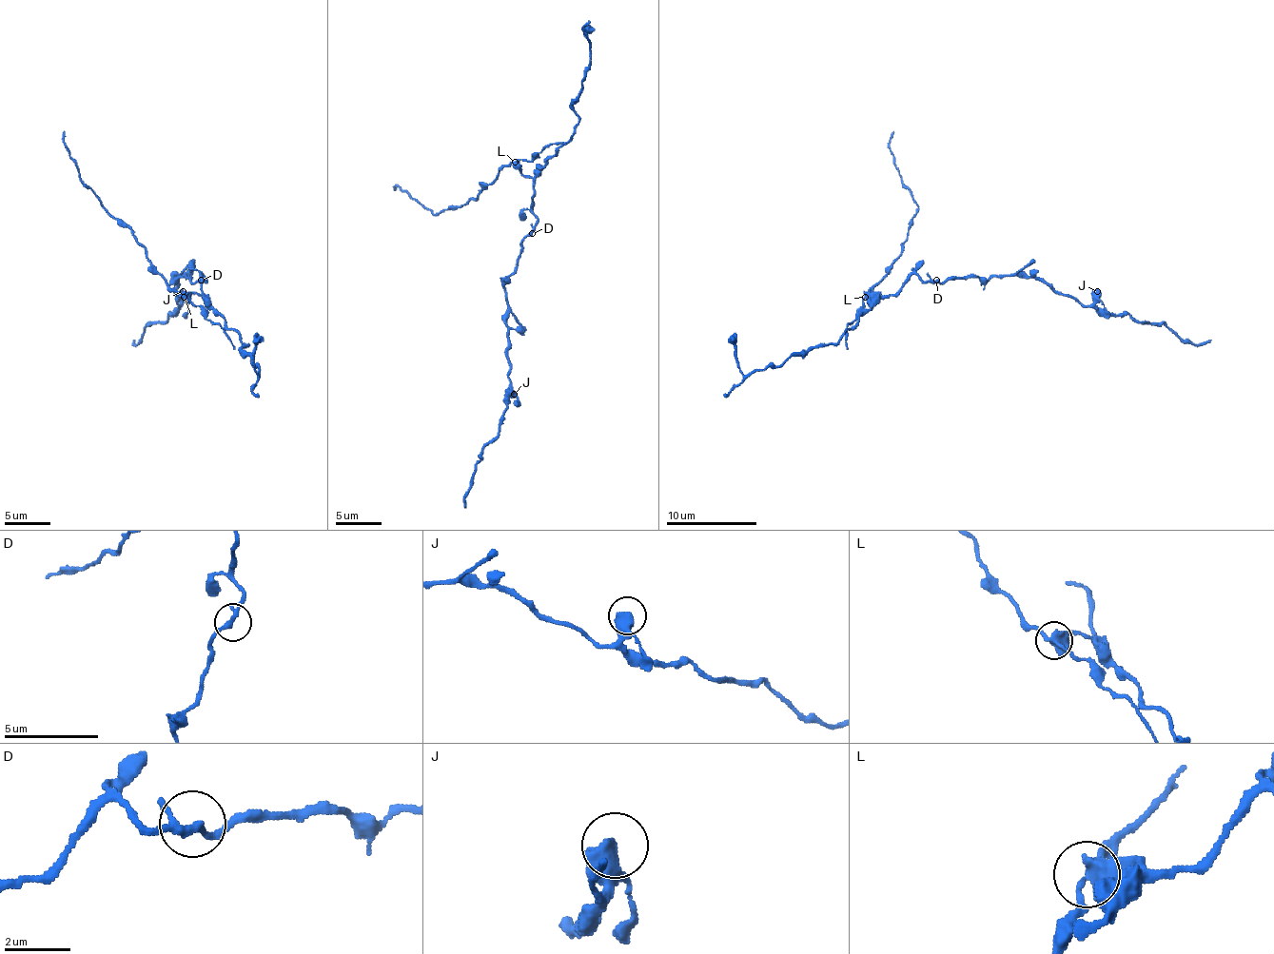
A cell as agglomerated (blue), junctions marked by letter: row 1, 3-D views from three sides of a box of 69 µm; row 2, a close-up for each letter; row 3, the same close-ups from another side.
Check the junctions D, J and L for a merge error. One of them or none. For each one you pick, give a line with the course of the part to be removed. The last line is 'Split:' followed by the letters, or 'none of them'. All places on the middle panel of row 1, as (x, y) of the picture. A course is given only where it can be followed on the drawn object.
L: Course of the part to remove: (514, 162), (500, 171), (475, 199), (450, 205), (437, 214), (400, 187), (393, 189)
Split: L

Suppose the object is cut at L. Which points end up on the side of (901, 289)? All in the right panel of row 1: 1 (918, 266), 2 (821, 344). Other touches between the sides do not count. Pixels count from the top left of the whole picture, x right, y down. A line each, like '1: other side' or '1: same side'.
1: same side
2: same side

